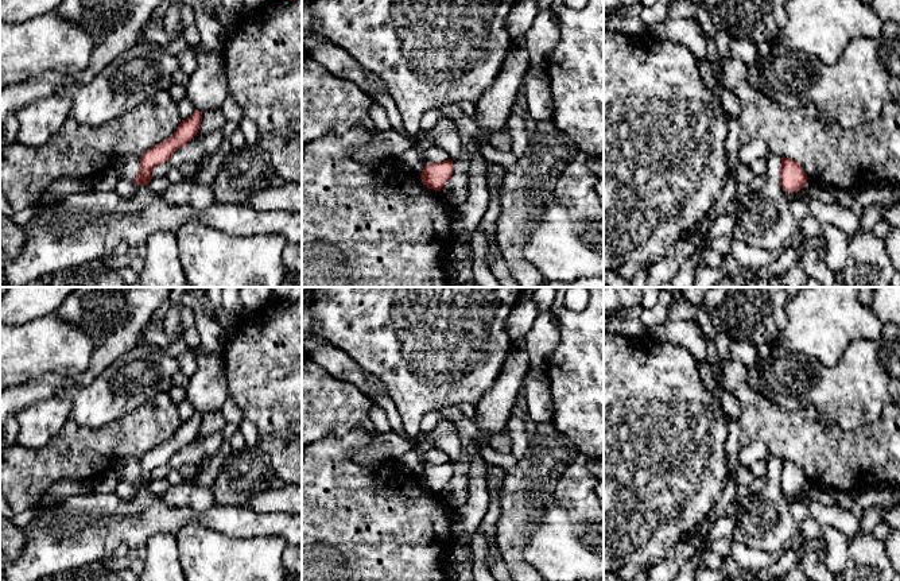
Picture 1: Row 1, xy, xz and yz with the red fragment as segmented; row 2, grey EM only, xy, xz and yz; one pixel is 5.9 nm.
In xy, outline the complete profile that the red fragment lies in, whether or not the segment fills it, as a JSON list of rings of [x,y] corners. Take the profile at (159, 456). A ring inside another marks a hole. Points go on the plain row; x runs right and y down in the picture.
[[[194,411],[190,421],[182,422],[176,433],[163,445],[159,445],[147,452],[140,458],[139,475],[135,480],[136,487],[148,487],[152,481],[152,472],[170,462],[171,457],[197,437],[202,425],[202,415]]]

